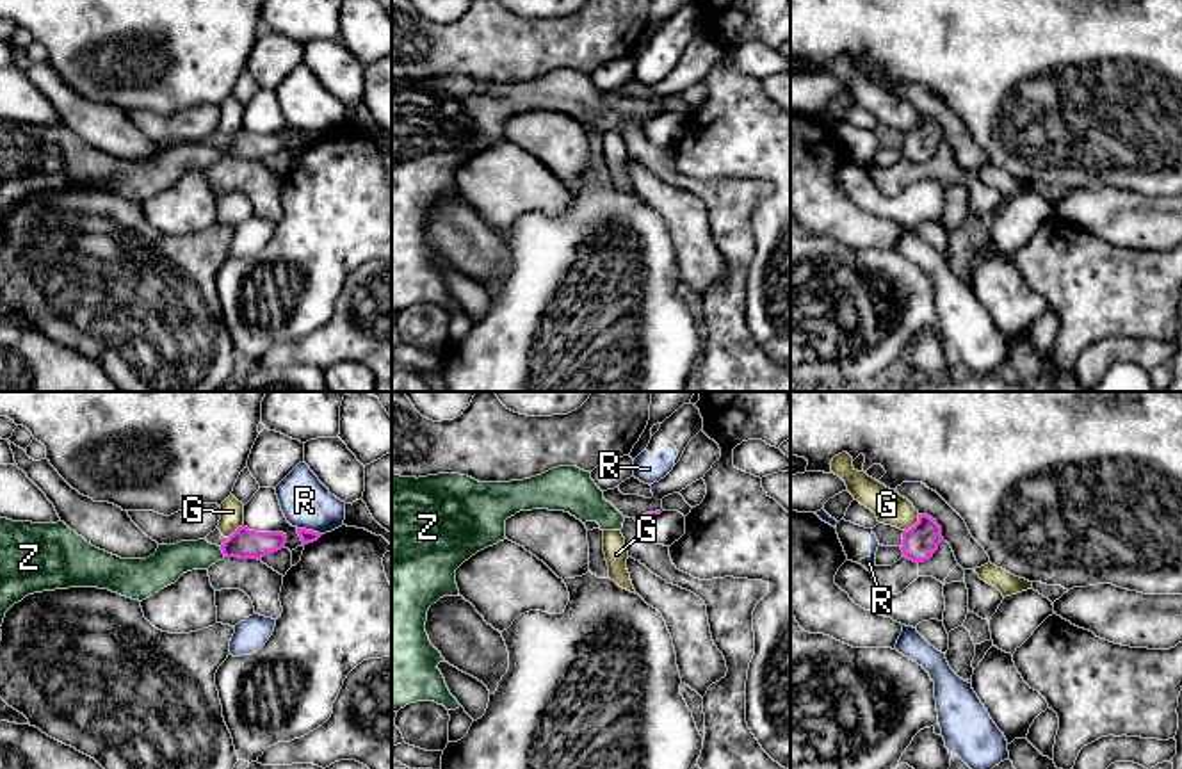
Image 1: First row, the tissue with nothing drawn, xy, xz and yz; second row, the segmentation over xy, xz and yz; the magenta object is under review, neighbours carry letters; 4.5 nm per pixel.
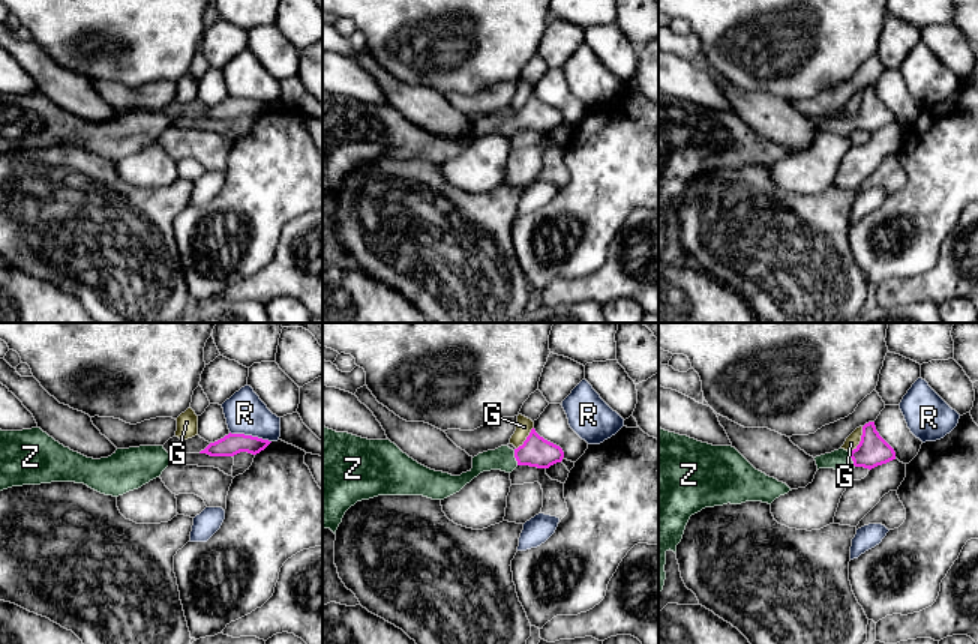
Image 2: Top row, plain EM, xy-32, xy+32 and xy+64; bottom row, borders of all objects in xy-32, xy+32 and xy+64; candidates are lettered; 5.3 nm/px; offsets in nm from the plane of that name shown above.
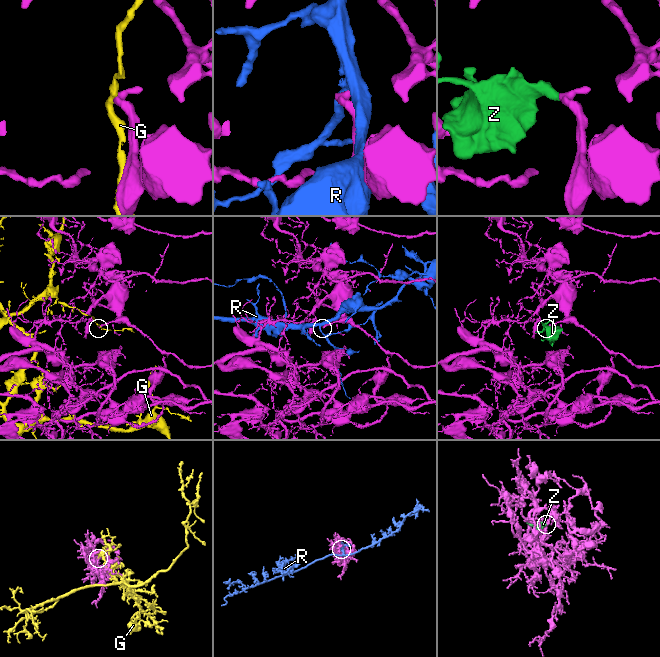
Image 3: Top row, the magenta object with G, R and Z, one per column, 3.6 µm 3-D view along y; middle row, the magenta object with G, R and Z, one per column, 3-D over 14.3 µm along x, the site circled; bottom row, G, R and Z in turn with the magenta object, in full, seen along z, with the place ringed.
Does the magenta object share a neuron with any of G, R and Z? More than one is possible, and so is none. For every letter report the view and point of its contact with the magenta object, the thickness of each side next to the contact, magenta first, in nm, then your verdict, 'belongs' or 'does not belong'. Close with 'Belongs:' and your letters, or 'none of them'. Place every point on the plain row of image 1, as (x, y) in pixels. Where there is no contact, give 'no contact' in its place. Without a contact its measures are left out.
G: yz (915, 125) | 160/150 nm | does not belong
R: xy (310, 132) | 60/220 nm | does not belong
Z: xy (223, 153) | 140/160 nm | belongs
Belongs: Z

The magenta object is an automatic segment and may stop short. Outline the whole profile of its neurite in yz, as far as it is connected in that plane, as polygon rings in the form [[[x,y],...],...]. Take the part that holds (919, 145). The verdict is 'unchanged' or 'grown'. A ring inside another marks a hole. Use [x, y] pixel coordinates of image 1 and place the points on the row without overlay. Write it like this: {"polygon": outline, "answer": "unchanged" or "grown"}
{"polygon": [[[919,116],[919,123],[903,134],[903,157],[913,164],[924,164],[933,158],[943,142],[942,128],[927,116]]], "answer": "unchanged"}

